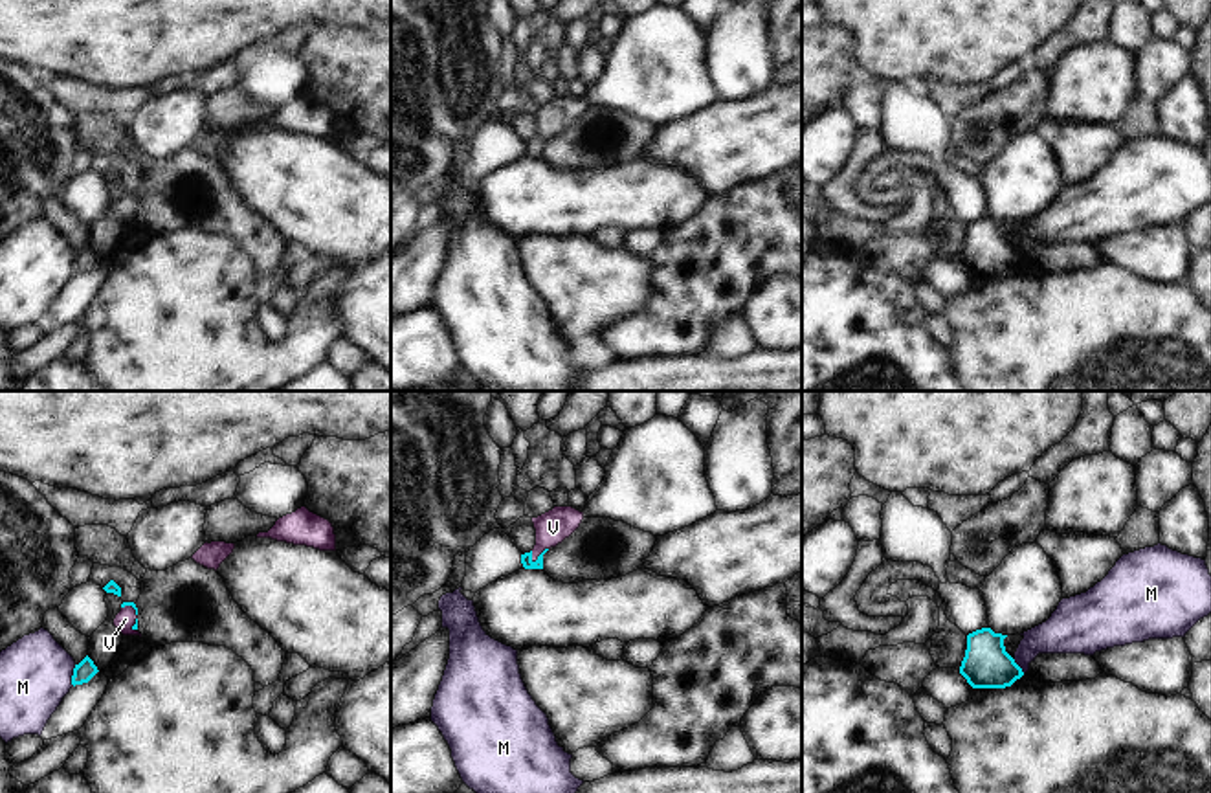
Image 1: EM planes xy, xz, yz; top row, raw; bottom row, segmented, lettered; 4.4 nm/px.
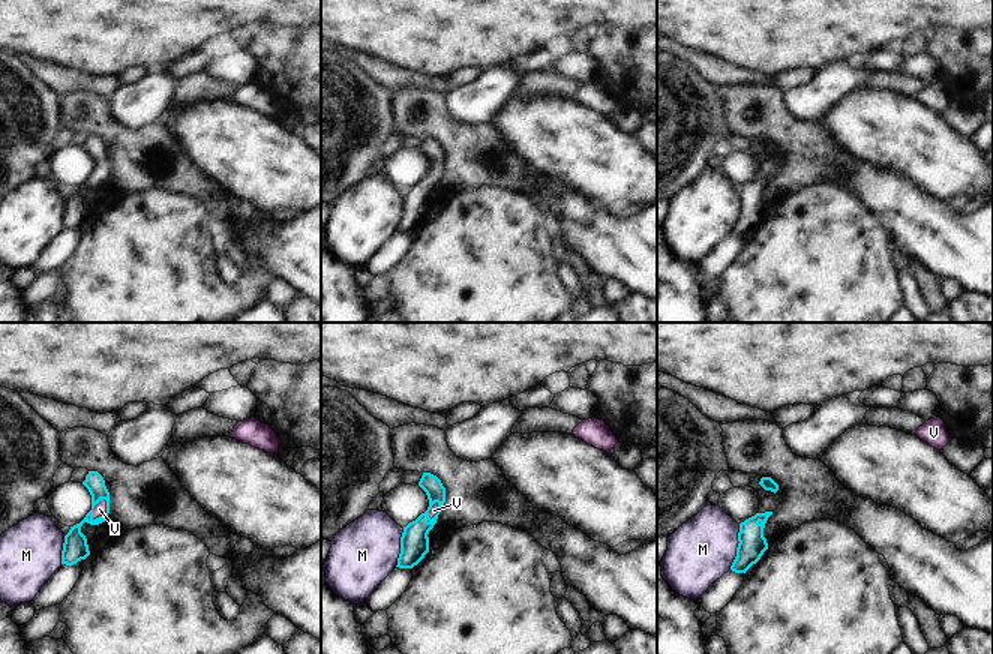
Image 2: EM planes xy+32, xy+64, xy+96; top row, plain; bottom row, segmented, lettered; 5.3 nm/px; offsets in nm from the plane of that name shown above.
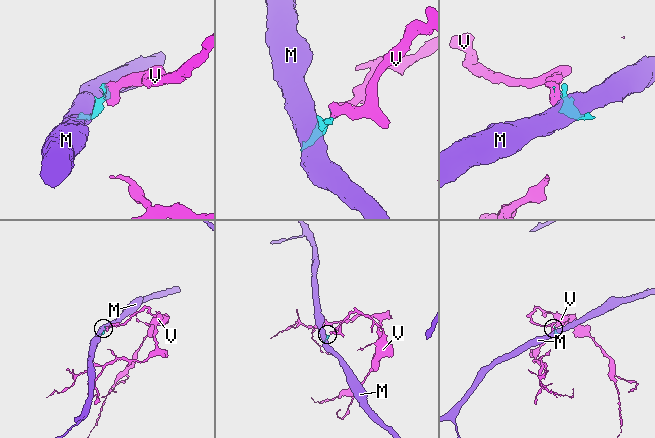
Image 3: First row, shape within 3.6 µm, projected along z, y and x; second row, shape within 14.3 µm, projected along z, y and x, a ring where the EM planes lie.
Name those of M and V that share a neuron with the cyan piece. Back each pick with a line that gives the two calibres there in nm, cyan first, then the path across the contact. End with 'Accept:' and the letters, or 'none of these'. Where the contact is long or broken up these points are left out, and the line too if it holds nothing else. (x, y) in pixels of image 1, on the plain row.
V: calibres 50 and 150 nm; way xz (527, 151), (538, 145), (553, 116)
Accept: V

